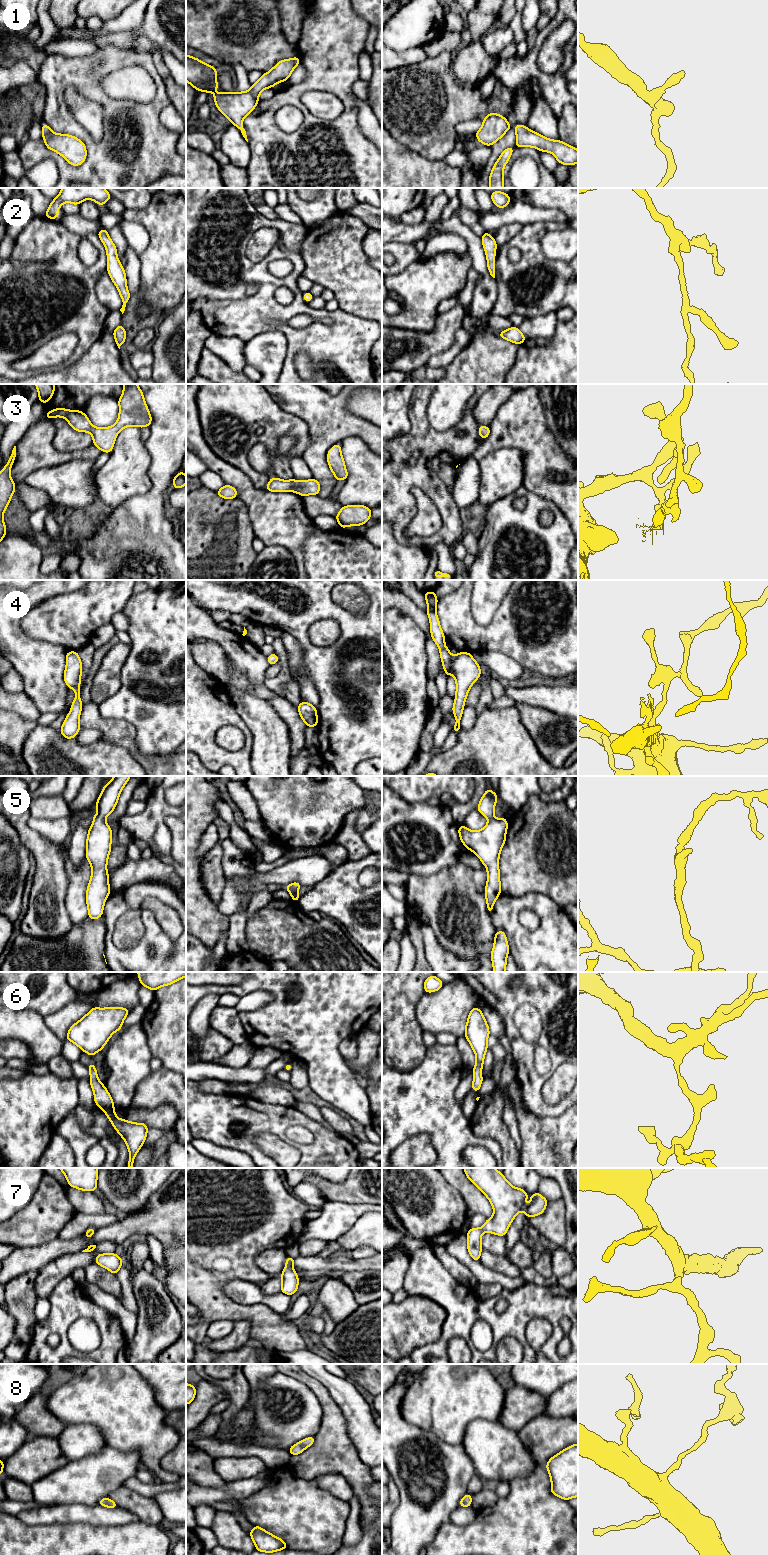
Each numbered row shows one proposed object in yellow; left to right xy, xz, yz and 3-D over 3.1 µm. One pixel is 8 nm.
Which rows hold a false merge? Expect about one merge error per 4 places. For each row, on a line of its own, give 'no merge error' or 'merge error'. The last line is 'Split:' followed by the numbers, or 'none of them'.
1: no merge error
2: no merge error
3: no merge error
4: no merge error
5: no merge error
6: no merge error
7: no merge error
8: no merge error
Split: none of them

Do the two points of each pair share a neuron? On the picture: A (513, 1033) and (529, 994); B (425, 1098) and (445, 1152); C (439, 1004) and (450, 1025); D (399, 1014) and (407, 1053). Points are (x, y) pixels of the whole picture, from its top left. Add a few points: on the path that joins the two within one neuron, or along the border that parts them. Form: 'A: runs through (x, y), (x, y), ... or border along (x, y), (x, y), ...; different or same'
A: runs through (509, 1022), (509, 1009), (518, 1000); same
B: runs through (435, 1111), (445, 1122), (445, 1139); same
C: runs through (444, 1009), (449, 1014), (450, 1020); same
D: runs through (399, 1024), (401, 1043); same

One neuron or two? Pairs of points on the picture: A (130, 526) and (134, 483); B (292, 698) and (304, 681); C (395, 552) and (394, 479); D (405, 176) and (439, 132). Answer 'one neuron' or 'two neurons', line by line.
A: two neurons
B: two neurons
C: two neurons
D: two neurons

